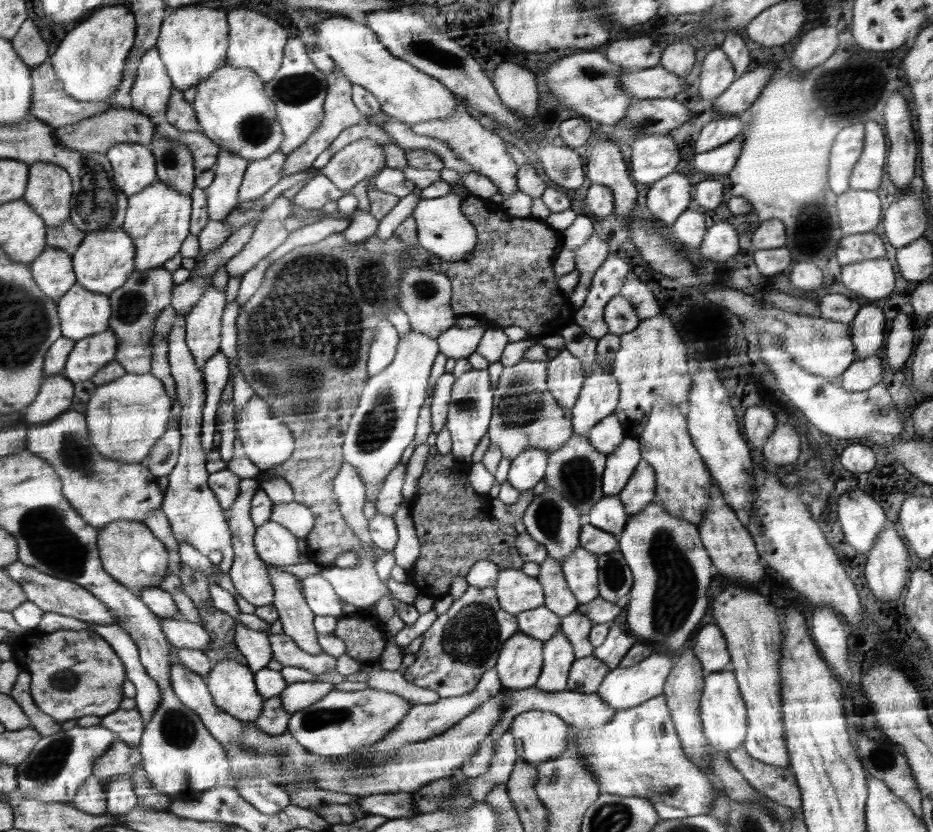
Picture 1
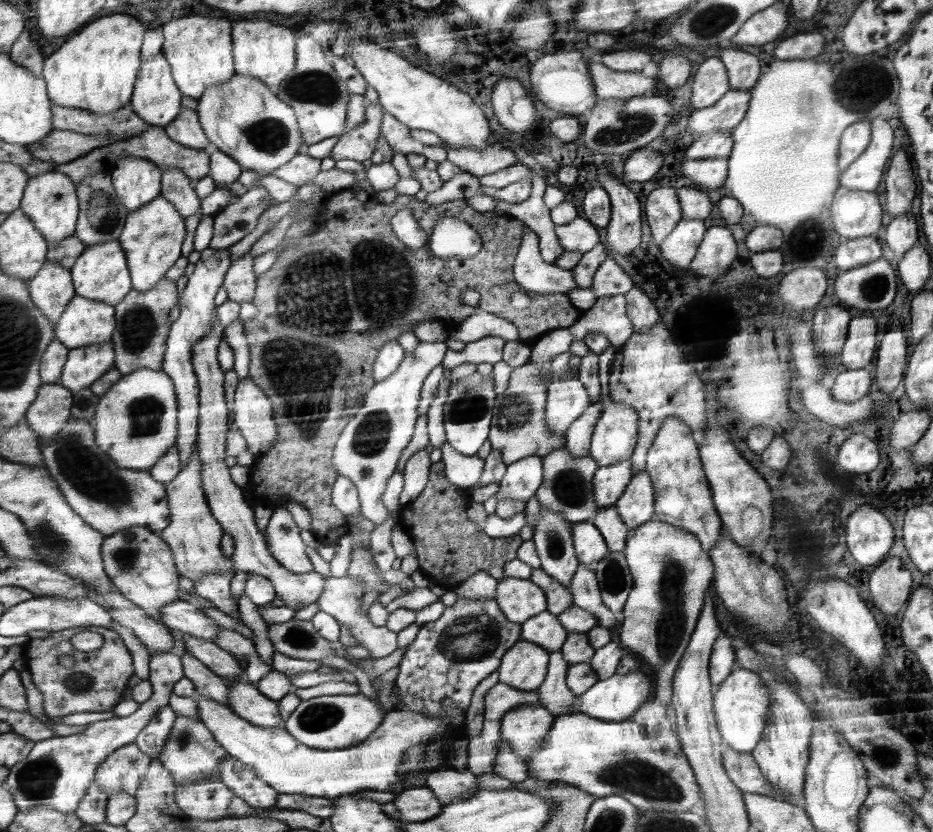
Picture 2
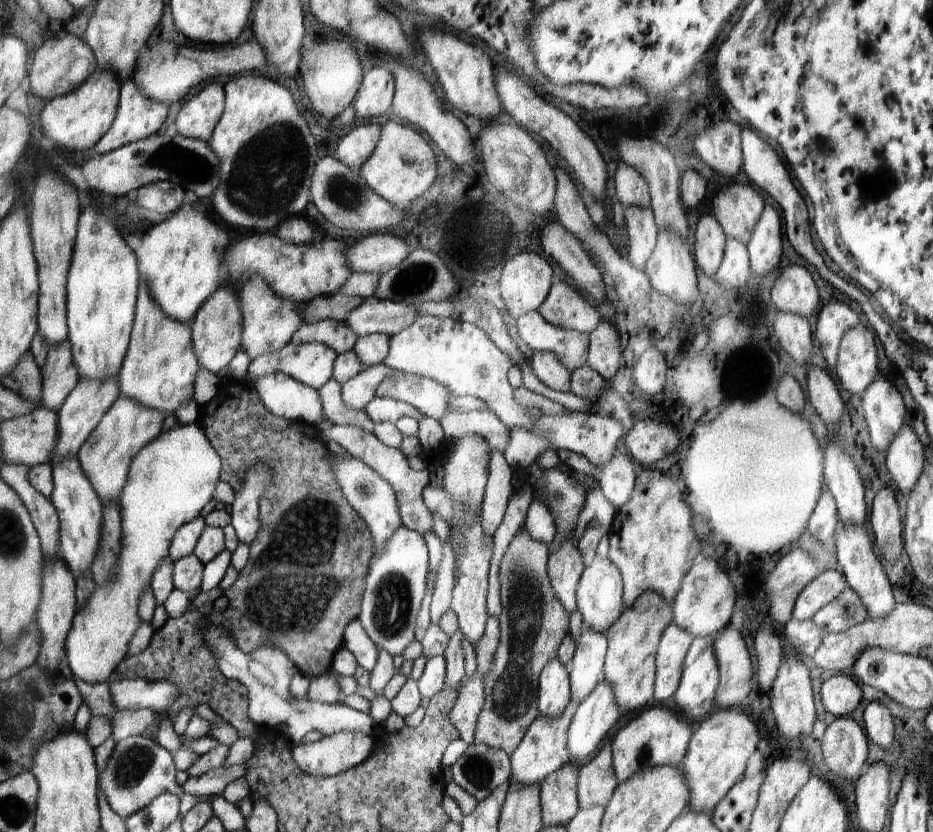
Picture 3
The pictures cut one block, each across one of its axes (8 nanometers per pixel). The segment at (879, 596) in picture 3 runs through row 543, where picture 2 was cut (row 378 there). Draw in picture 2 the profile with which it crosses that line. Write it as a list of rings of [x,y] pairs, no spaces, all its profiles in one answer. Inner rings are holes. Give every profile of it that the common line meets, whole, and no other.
[[[868,368],[842,369],[829,392],[838,403],[854,403],[868,395],[868,388],[870,388]]]

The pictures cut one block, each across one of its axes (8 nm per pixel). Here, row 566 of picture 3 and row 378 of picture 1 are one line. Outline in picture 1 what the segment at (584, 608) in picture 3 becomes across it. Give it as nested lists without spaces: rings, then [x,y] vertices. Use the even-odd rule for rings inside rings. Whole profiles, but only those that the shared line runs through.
[[[596,359],[596,366],[586,374],[580,396],[571,411],[574,434],[588,436],[588,431],[601,418],[614,413],[618,400],[619,384],[612,376],[611,366],[602,368]]]

